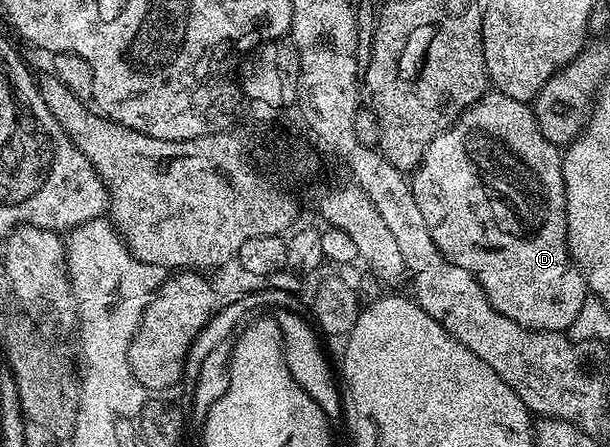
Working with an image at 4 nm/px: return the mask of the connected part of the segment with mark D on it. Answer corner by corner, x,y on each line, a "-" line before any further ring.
489,91
481,100
469,106
448,129
441,131
441,134
427,147
421,164
411,173
415,203
419,203
419,211
423,211
423,219
427,219
431,239
435,239
441,254
451,263
463,267
463,271
470,273
481,284
481,290
493,304
495,311
507,315
507,319
515,319
515,323
519,323
524,329
541,329
545,333
565,333
569,330
571,323
575,323
575,315
579,315
579,307
583,307
587,296
585,274
573,264
573,258
569,255
561,158
558,146
551,144
545,138
537,122
537,116
526,102
516,101
496,91

